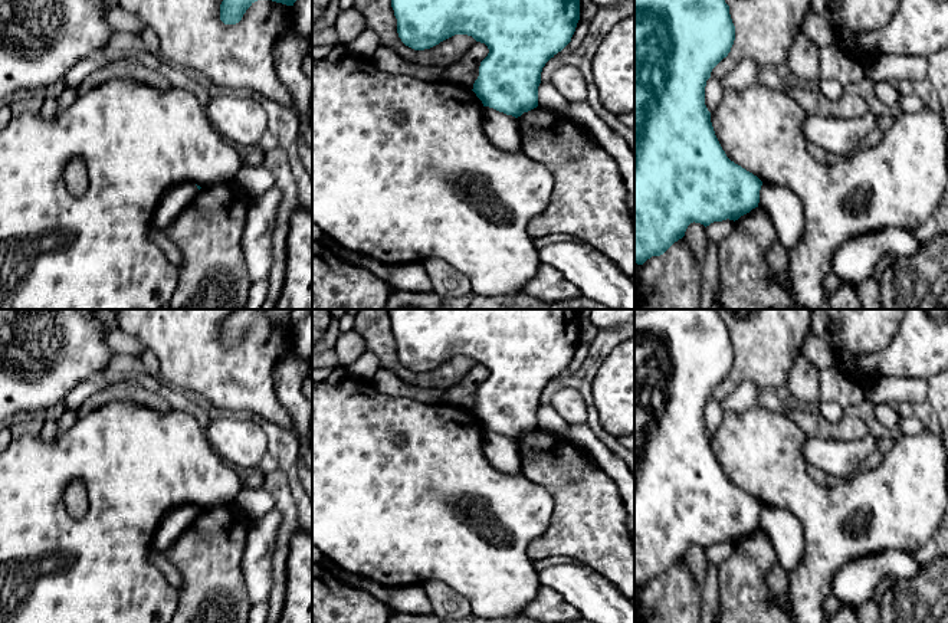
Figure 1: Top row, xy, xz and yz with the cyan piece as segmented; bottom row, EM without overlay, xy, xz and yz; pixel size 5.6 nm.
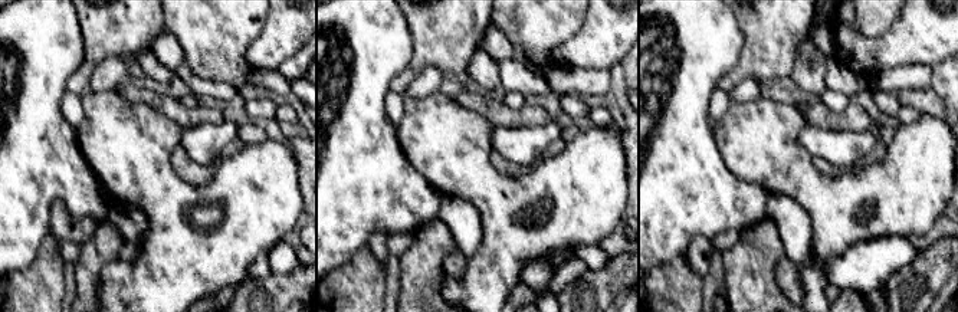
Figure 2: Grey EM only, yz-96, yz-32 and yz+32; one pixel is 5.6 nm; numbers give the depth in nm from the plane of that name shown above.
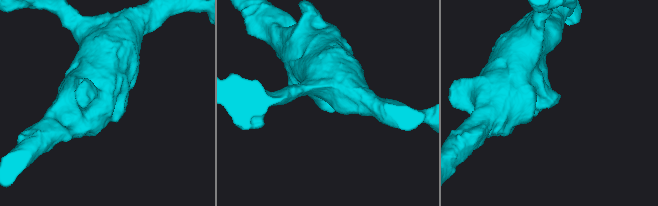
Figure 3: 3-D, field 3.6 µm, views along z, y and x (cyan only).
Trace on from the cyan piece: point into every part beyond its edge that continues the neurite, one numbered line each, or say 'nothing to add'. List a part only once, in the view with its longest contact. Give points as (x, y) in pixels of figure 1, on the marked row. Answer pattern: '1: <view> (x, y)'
nothing to add

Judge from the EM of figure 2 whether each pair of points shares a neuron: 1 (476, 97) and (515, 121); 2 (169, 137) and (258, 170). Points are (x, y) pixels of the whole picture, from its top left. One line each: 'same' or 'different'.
1: same
2: same

